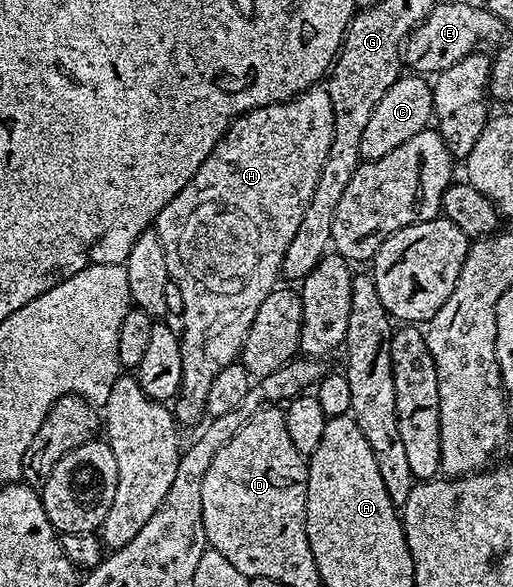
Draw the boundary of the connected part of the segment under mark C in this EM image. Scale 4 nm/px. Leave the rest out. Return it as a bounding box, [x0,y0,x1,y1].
[359,76,435,161]

